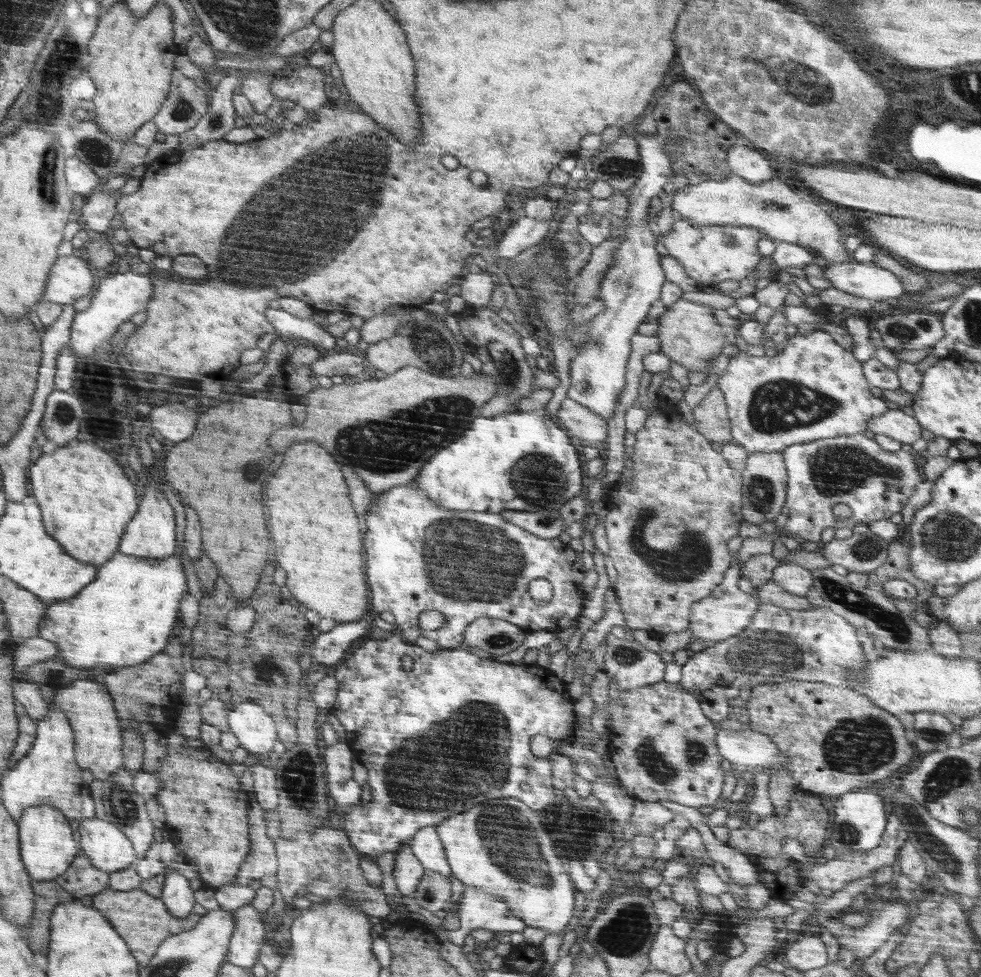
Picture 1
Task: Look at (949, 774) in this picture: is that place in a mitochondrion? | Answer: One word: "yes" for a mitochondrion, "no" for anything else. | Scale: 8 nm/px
yes

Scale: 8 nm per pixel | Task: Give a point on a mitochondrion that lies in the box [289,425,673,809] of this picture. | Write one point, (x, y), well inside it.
(464, 565)

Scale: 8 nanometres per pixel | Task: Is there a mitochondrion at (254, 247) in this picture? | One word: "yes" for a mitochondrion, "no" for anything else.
yes

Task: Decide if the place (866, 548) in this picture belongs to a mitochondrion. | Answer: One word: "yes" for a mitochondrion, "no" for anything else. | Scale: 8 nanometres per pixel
yes

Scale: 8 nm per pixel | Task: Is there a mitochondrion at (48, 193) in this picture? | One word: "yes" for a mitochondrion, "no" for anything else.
yes

